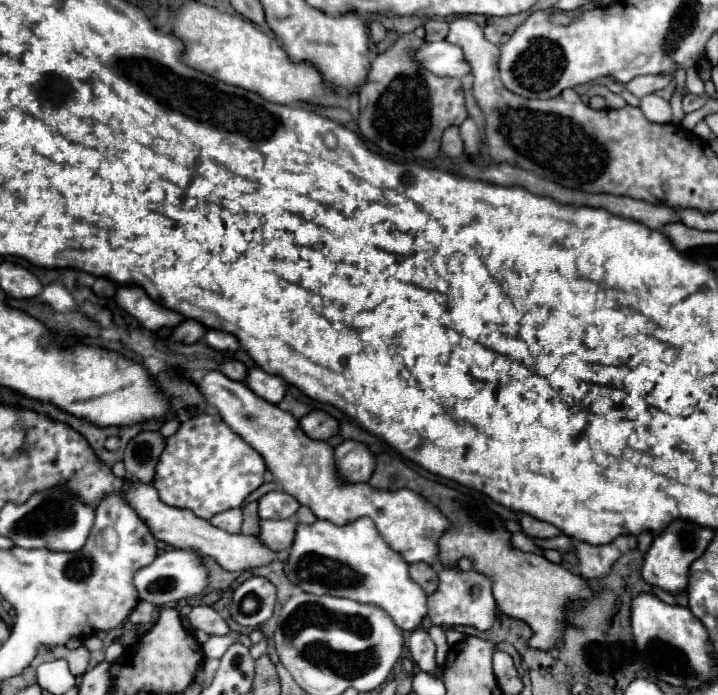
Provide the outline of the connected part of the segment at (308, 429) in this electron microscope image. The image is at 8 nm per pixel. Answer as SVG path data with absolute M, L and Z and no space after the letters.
M314 409L312 413L308 413L306 417L300 419L300 427L302 427L302 431L304 431L310 439L322 439L322 441L326 441L326 439L330 439L332 435L336 435L336 431L338 431L338 421L336 421L332 415L324 413L324 411L320 411L320 409Z

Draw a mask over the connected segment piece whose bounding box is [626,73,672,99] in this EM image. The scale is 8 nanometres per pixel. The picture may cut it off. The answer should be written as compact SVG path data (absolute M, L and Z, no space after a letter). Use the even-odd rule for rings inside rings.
M664 73L664 75L644 75L644 77L636 77L632 79L626 89L636 95L636 97L644 97L644 95L650 95L658 89L664 89L668 83L672 81L672 75L670 73Z

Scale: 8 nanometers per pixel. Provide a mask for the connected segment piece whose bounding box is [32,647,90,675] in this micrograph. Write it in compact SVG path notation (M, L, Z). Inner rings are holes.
M52 647L52 651L40 651L40 655L36 655L32 665L40 665L40 663L46 663L52 659L66 659L72 675L82 675L90 667L90 651L86 647L78 647L78 649Z

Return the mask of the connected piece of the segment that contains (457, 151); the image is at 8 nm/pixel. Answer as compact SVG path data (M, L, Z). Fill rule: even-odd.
M448 127L448 131L444 131L444 137L442 137L442 153L450 159L456 159L464 153L464 145L462 145L462 139L460 139L460 131L458 127Z

